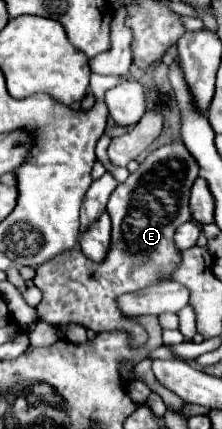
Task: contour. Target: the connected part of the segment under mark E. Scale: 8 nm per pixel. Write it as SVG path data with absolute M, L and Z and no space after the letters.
M182 138L150 152L138 170L116 186L108 200L106 212L112 218L112 246L106 260L96 264L88 260L80 248L72 248L36 268L34 284L42 292L42 302L36 308L38 318L56 326L76 322L94 332L122 330L128 334L132 348L142 346L148 340L144 328L126 320L114 300L124 292L136 292L156 284L174 272L180 250L174 246L172 234L176 226L192 220L188 200L196 178L198 164L194 164L194 158L186 152Z

